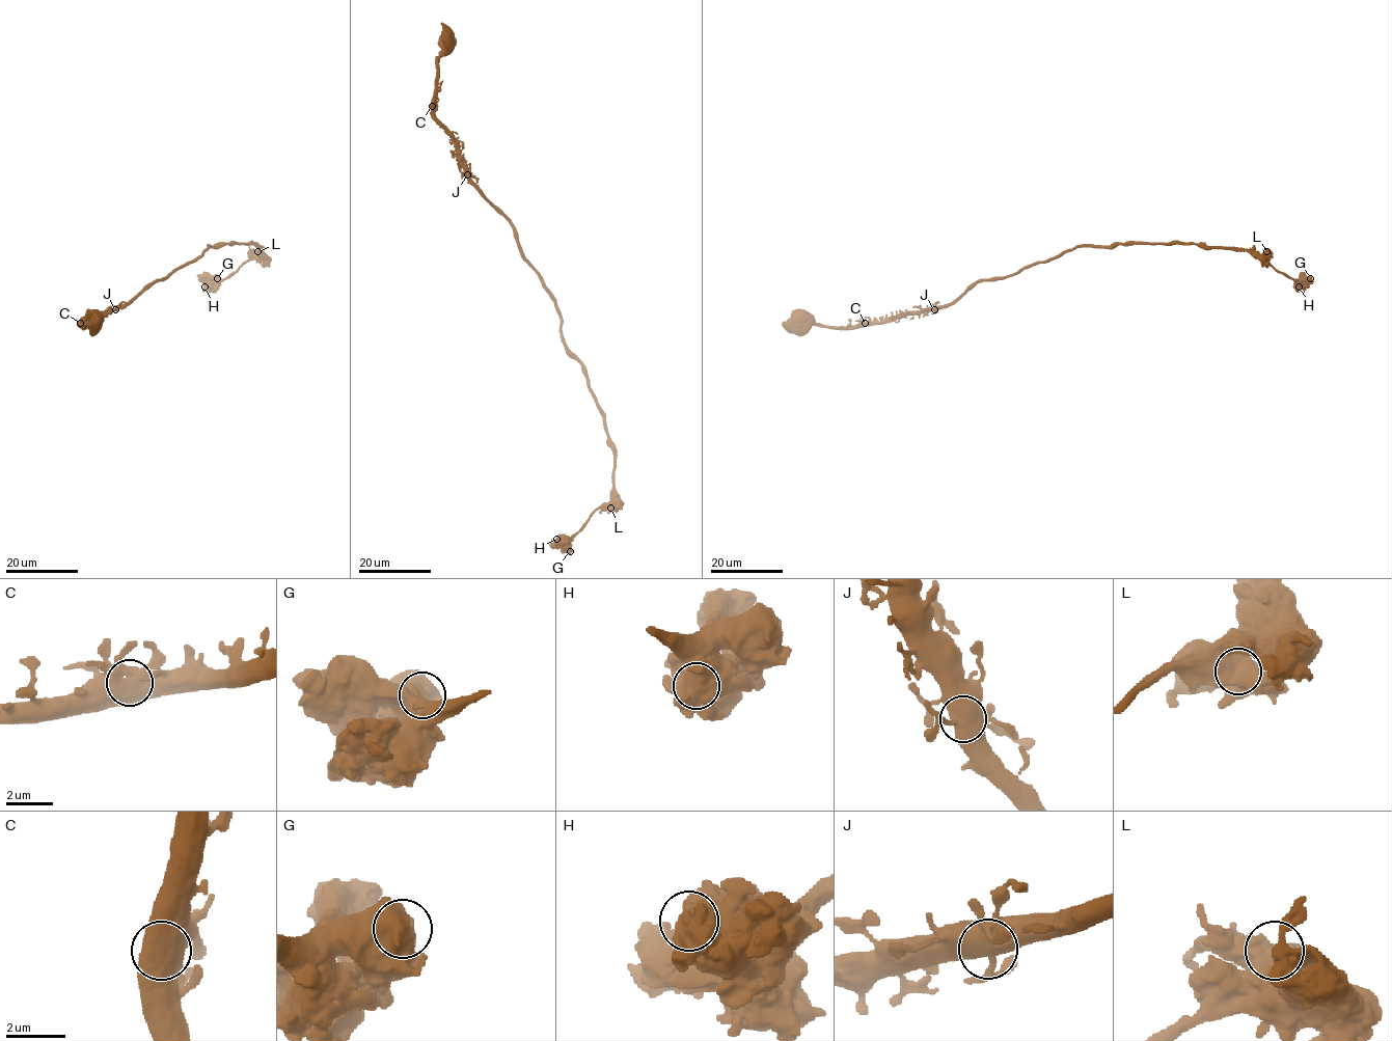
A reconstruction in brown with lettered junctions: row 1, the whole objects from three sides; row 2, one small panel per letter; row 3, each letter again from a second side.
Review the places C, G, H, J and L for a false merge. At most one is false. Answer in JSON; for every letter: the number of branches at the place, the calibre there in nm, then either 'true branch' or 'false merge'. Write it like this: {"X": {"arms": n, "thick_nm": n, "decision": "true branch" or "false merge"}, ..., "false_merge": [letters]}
{"C": {"arms": 2, "thick_nm": 900, "decision": "true branch"}, "G": {"arms": 2, "thick_nm": 800, "decision": "true branch"}, "H": {"arms": 2, "thick_nm": 850, "decision": "true branch"}, "J": {"arms": 3, "thick_nm": 650, "decision": "true branch"}, "L": {"arms": 2, "thick_nm": 850, "decision": "true branch"}, "false_merge": []}

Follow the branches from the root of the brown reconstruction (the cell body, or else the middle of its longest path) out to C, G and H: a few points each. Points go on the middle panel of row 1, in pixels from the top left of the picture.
C: (447, 45), (438, 59), (437, 96), (432, 106)
G: (447, 45), (434, 118), (553, 301), (613, 453), (611, 500), (570, 551)
H: (447, 45), (434, 118), (553, 301), (613, 453), (611, 500), (556, 539)

